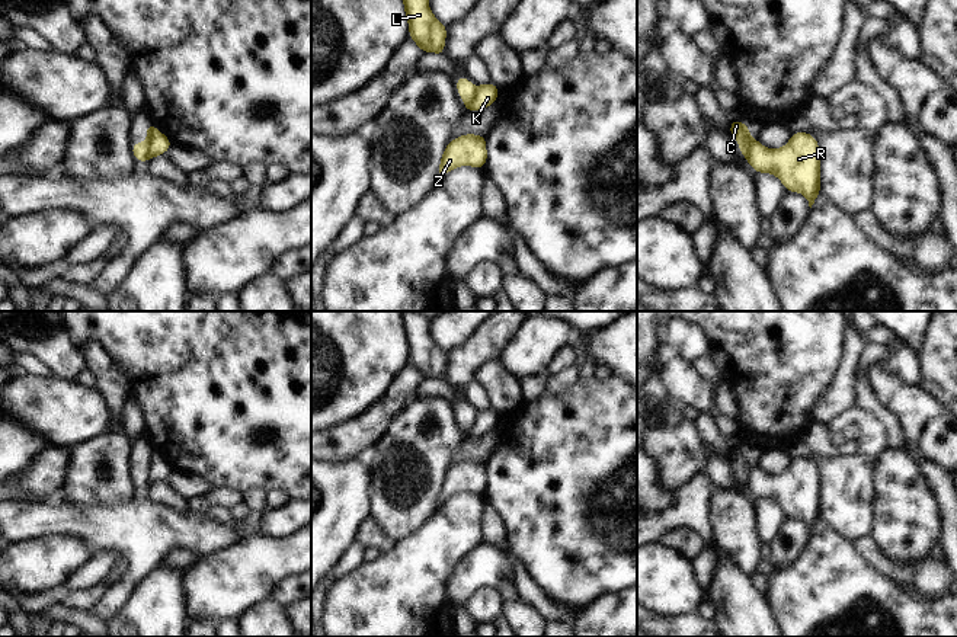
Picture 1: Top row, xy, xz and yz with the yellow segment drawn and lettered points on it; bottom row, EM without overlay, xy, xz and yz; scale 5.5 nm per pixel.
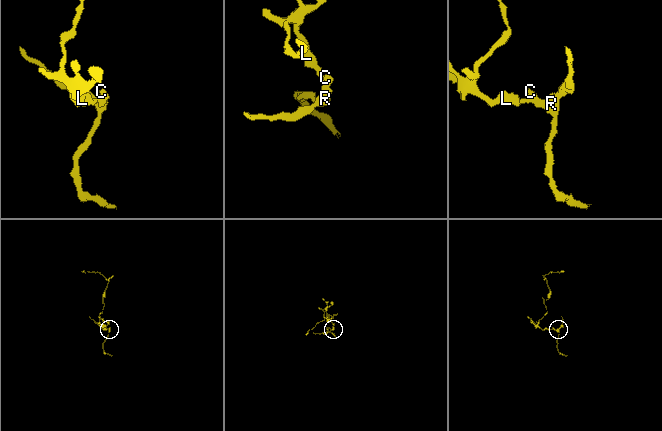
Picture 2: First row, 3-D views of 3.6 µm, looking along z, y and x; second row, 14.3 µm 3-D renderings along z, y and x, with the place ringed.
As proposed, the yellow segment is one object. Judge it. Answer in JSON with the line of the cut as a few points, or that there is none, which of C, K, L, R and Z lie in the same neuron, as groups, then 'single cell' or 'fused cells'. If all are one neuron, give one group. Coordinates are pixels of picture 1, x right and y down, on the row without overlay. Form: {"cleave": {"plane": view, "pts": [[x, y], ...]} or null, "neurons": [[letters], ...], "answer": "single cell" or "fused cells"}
{"cleave": {"plane": "xy", "pts": [[146, 469], [146, 482], [141, 486]]}, "neurons": [["C", "K", "R", "Z"], ["L"]], "answer": "fused cells"}

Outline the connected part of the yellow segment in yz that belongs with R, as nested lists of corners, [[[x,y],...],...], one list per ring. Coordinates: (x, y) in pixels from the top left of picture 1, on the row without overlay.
[[[732,446],[730,460],[736,462],[739,476],[756,499],[775,500],[788,518],[798,518],[807,524],[809,532],[814,529],[820,519],[820,474],[816,464],[809,458],[791,460],[790,467],[778,474],[771,476],[749,461],[749,452],[740,446]]]

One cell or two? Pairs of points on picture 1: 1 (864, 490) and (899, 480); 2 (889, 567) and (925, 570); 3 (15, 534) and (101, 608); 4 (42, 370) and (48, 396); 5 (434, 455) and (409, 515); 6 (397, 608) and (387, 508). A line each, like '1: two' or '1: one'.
1: two
2: one
3: one
4: two
5: one
6: two

